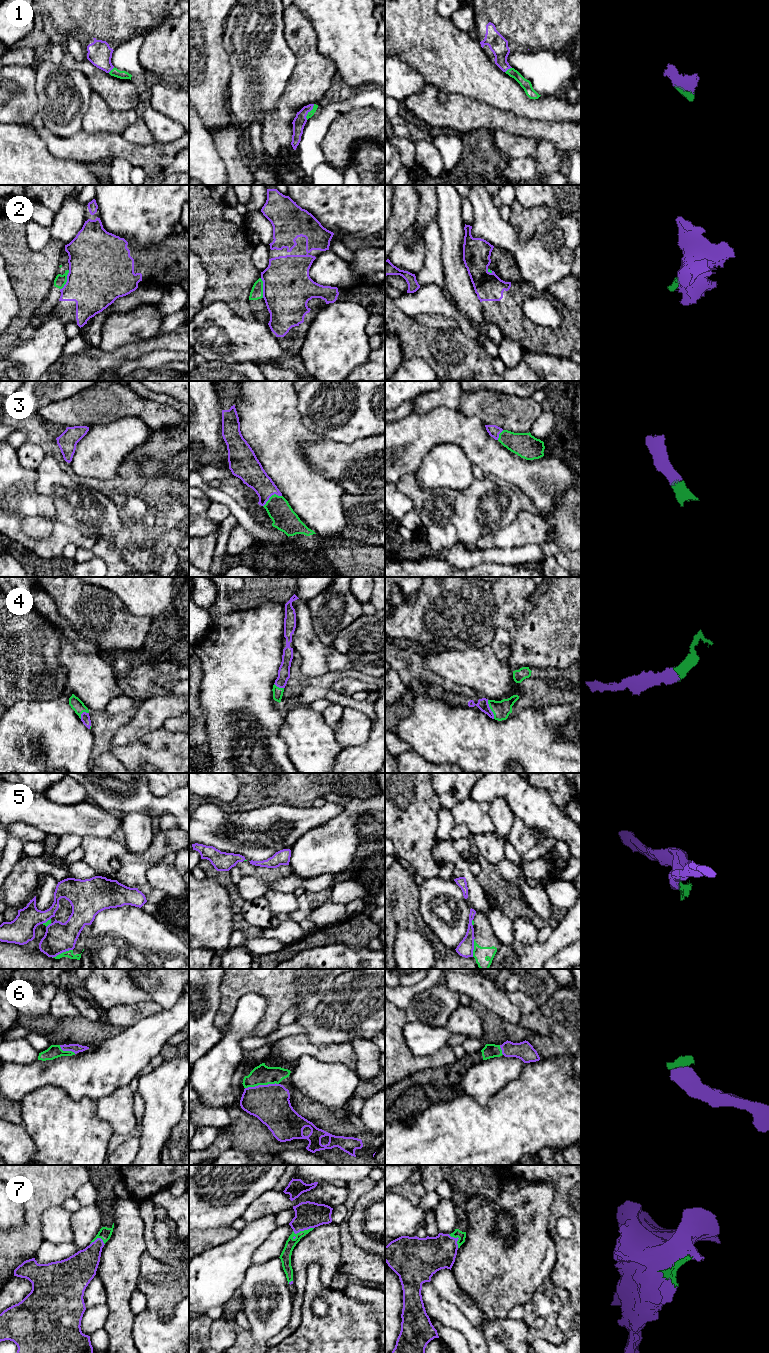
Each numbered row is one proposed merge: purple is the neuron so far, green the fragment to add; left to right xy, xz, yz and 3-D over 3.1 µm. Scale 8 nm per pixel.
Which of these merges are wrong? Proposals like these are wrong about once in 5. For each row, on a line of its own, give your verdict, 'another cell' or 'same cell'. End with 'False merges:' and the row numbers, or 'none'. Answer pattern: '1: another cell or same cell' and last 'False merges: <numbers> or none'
1: same cell
2: another cell
3: same cell
4: same cell
5: another cell
6: same cell
7: same cell
False merges: 2, 5

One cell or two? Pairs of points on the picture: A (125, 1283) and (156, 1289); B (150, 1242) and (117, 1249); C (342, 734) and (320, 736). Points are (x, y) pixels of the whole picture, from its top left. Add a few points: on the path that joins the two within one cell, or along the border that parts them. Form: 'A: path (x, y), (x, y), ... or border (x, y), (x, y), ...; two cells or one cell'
A: border (140, 1262), (137, 1287), (135, 1289); two cells
B: border (141, 1220), (144, 1226), (144, 1245), (146, 1250); two cells
C: border (333, 730), (335, 740), (342, 747); two cells

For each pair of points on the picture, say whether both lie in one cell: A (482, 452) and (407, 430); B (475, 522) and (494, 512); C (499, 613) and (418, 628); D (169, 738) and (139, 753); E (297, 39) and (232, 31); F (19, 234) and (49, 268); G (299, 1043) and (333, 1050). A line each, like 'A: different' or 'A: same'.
A: same
B: same
C: same
D: same
E: different
F: same
G: same

